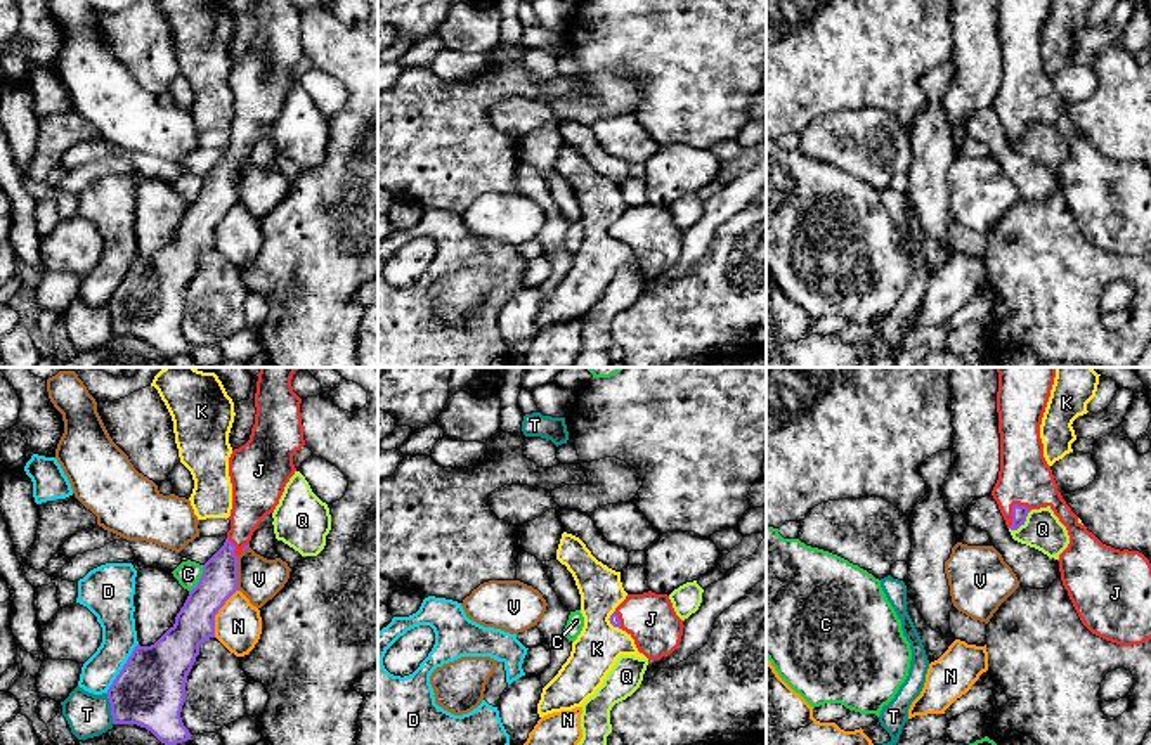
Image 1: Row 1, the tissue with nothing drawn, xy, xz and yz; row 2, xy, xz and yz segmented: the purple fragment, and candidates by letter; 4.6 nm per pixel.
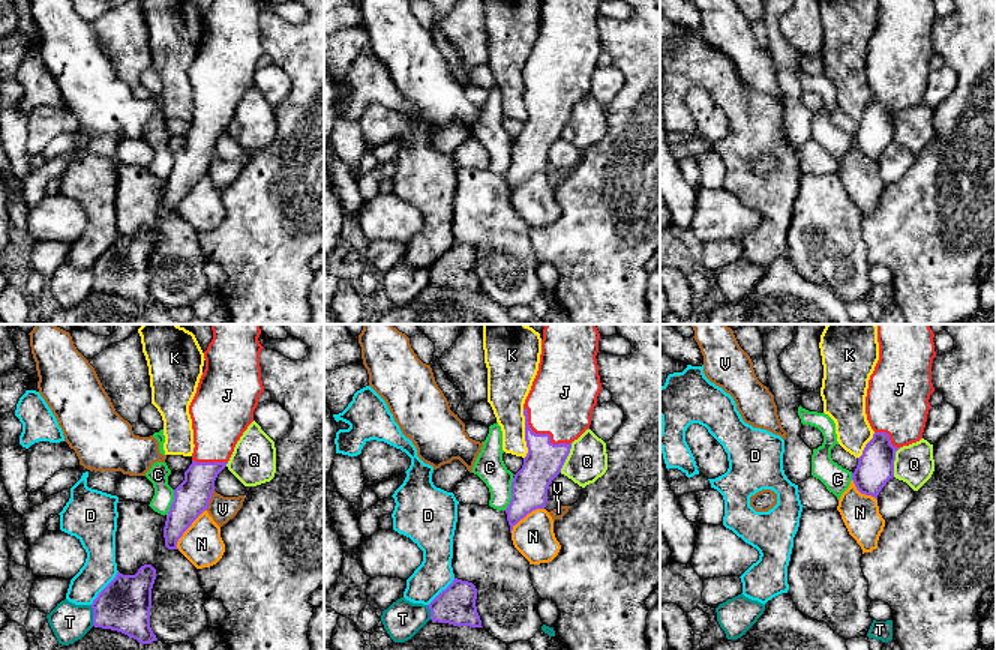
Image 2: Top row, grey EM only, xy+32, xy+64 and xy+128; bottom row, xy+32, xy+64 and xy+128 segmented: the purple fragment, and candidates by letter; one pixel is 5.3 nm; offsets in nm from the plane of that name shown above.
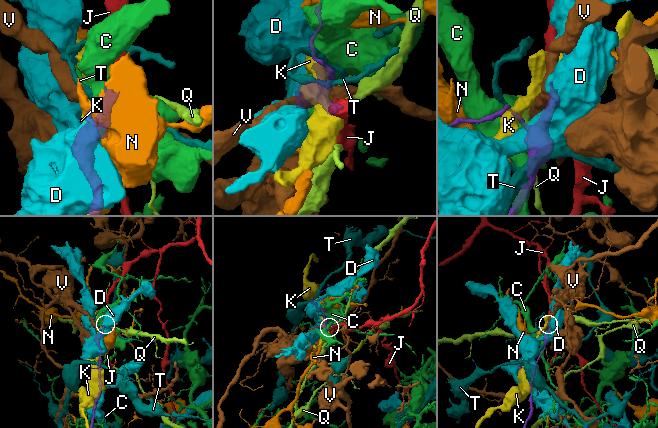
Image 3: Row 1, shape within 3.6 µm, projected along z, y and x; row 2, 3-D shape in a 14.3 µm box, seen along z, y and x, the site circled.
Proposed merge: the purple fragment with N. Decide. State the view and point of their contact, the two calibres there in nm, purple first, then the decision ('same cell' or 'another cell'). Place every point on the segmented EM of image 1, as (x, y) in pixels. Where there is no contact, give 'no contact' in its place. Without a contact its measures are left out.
contact xy (217, 612); calibres 190 and 220 nm; another cell

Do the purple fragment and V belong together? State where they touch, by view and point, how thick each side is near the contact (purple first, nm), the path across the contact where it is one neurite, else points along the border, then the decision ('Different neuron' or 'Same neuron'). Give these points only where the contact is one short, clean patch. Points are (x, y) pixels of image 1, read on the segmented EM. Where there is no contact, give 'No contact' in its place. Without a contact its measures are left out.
Touches purple at xy (236, 574). Thickness 170 nm (purple) against 200 nm. Boundary: xy (236, 557), (238, 589). Different neuron

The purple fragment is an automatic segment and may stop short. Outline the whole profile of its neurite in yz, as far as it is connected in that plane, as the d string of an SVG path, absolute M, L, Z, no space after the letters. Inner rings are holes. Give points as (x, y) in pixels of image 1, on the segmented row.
M997 367L1000 471L992 490L1007 528L1024 525L1031 509L1050 508L1070 535L1068 547L1059 554L1064 589L1082 620L1096 636L1120 646L1142 645L1151 639L1151 563L1139 551L1115 549L1102 544L1063 499L1052 470L1044 457L1040 438L1042 418L1050 397L1056 367Z

